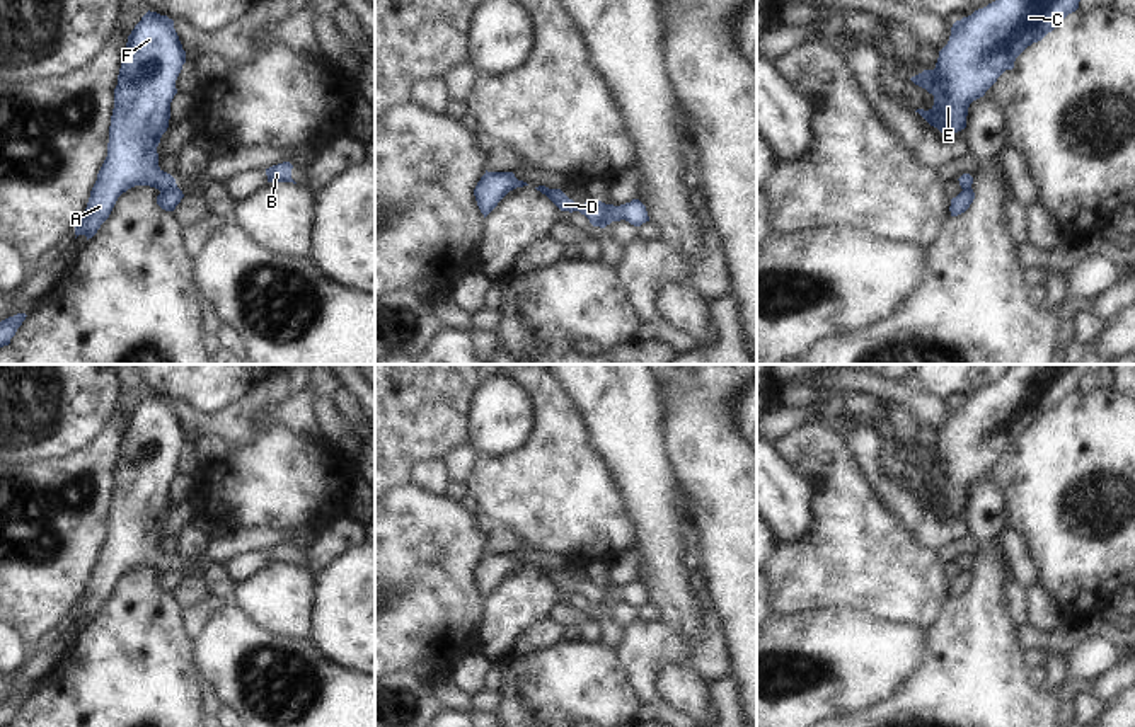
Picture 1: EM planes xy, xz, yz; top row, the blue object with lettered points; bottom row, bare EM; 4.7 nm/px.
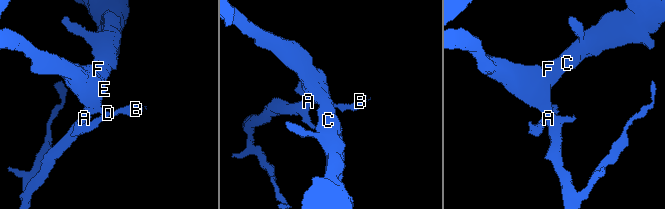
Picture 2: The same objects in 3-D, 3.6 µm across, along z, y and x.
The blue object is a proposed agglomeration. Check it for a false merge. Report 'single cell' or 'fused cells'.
fused cells

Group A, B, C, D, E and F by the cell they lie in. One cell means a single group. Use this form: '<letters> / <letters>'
A C E F / B D

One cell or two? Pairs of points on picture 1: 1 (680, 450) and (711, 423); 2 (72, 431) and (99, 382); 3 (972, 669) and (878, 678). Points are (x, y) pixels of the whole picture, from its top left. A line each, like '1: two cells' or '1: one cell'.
1: one cell
2: one cell
3: two cells

